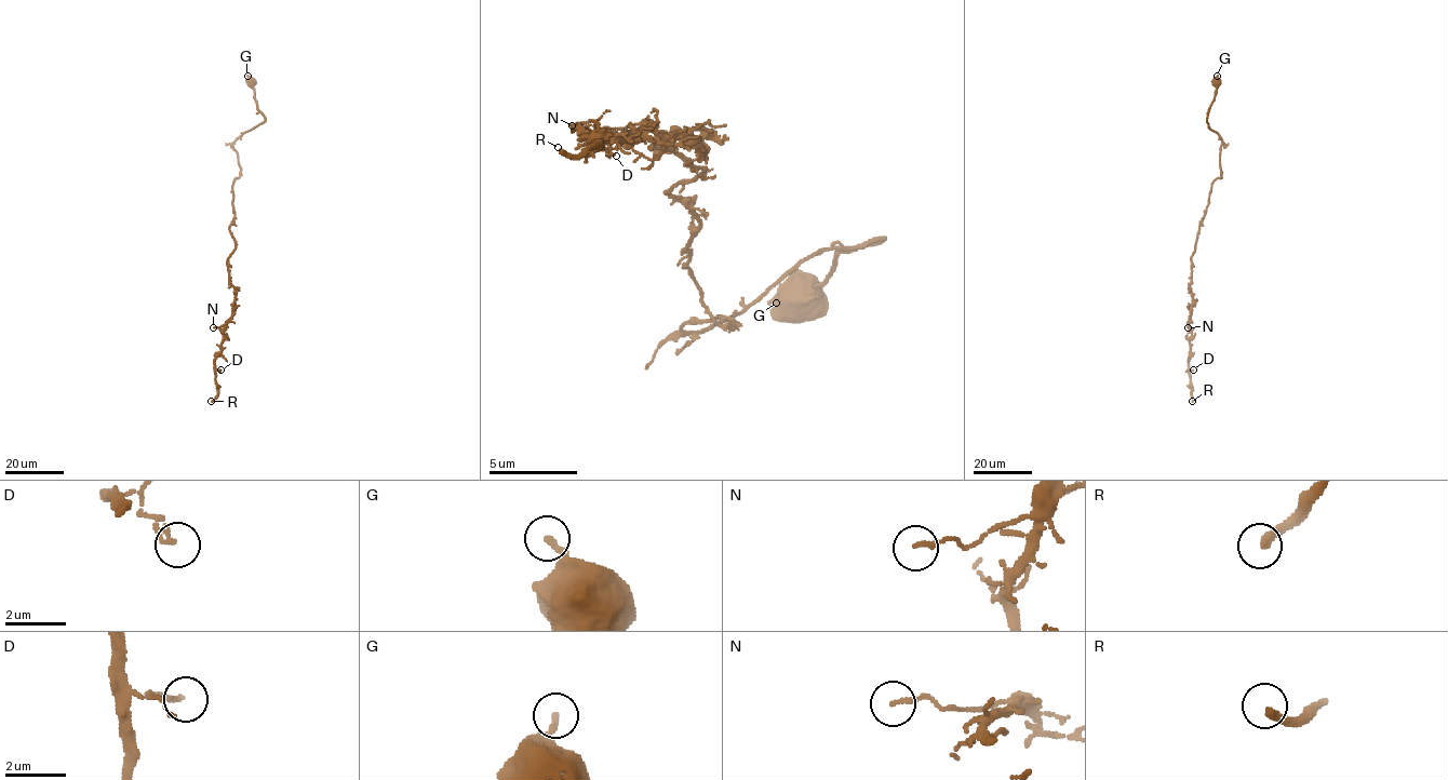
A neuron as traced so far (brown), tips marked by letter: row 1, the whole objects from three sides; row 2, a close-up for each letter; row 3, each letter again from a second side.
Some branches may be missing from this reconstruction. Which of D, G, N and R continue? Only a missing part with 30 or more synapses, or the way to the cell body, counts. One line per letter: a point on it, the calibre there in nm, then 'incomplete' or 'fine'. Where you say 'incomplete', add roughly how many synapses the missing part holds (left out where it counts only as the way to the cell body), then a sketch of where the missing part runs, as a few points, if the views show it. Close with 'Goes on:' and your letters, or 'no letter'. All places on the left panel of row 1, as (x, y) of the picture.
D: place (220, 370); calibre 160 nm; fine
G: place (247, 76); calibre 240 nm; fine
N: place (213, 327); calibre 130 nm; fine
R: place (211, 401); calibre 320 nm; incomplete; 45 synapses
Goes on: R

